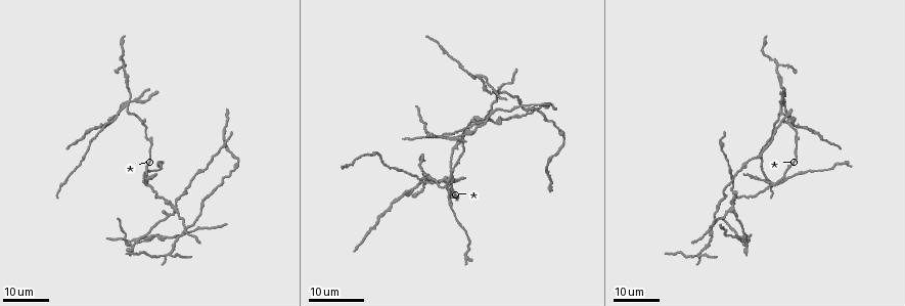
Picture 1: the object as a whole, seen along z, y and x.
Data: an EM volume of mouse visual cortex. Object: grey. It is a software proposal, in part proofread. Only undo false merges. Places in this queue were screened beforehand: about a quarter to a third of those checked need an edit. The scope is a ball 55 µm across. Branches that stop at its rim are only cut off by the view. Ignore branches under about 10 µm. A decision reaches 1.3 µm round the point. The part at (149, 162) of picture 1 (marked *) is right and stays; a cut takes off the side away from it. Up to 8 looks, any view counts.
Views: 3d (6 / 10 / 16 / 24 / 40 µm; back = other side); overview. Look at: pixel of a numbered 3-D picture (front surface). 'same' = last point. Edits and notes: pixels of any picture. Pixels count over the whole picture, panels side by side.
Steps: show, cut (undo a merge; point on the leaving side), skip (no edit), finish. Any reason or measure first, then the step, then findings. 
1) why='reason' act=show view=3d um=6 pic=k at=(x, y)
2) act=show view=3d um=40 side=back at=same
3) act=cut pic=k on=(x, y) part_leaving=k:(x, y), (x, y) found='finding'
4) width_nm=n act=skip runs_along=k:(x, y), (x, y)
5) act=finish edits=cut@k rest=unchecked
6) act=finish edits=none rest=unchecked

act=show view=3d um=24 pic=1 at=(450, 176)

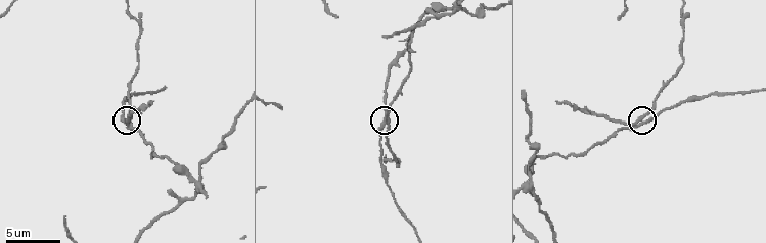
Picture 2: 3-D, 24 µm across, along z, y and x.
act=show view=3d um=6 pic=2 at=(384, 121)

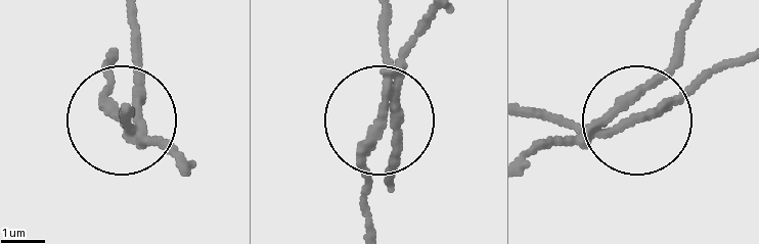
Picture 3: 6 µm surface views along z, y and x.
width_nm=210 act=cut pic=3 on=(110, 114) part_leaving=3:(130, 134), (108, 108), (108, 60) found='two cells meet here'

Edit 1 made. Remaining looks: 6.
why='calibre changes' act=show view=3d um=6 pic=2 at=(387, 159)

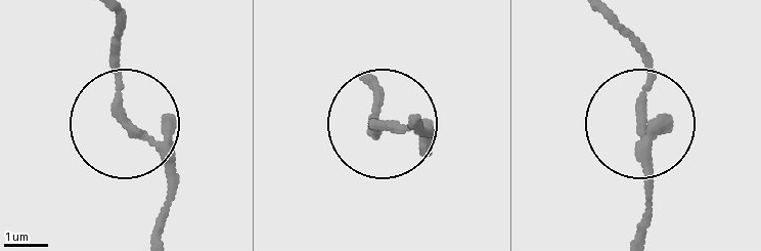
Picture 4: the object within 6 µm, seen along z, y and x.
width_nm=150 act=skip runs_along=4:(153, 228), (165, 173), (121, 107), (121, 11) found='one cell here'

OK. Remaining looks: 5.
why='arms part here' act=show view=3d um=6 pic=2 at=(531, 192)

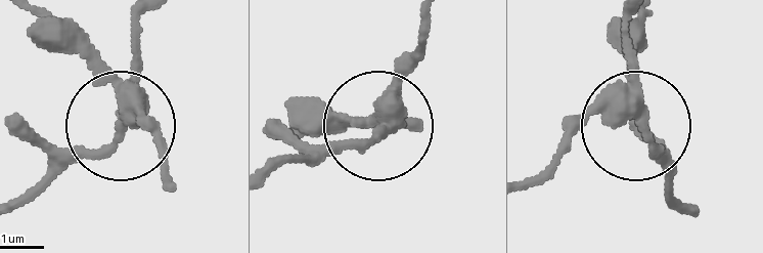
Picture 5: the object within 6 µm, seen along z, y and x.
act=show view=3d um=6 side=back pic=5 at=(638, 120)

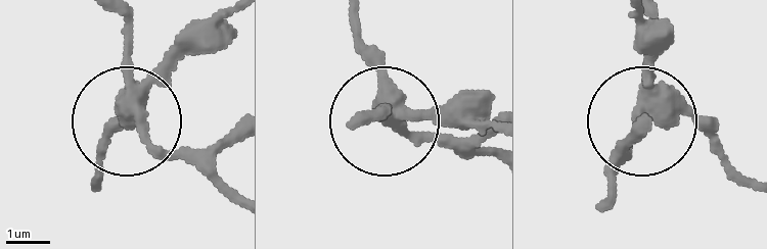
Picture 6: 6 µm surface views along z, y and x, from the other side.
arms=3 act=cut pic=6 on=(165, 157) found='two cells meet here'

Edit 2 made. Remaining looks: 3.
act=show view=overview

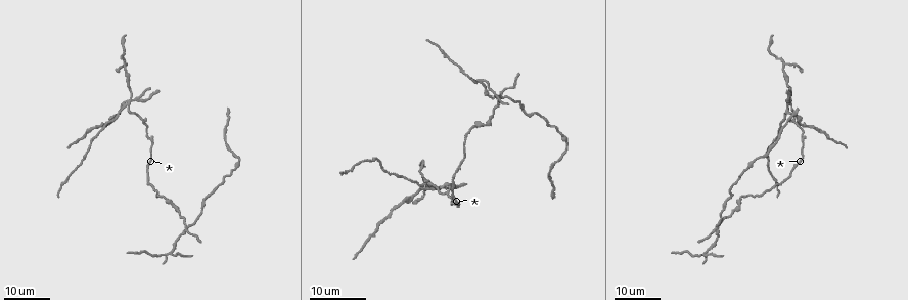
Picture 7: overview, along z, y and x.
why='looks like a crossing' act=show view=3d um=16 pic=7 at=(716, 228)

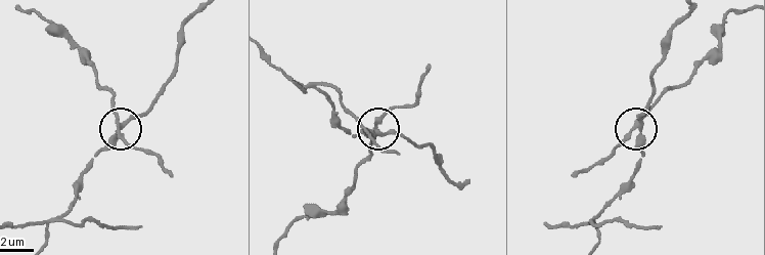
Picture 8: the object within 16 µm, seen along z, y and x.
act=show view=3d um=10 pic=8 at=(640, 124)

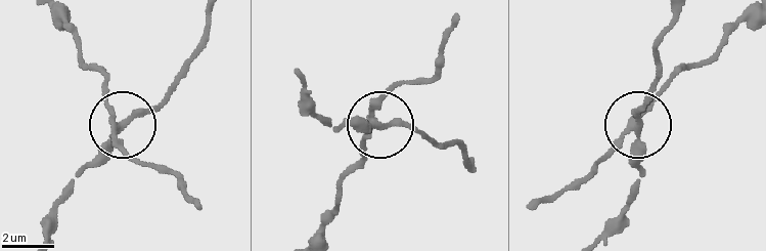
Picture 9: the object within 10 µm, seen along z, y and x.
act=cut pic=9 on=(102, 163) part_leaving=9:(117, 128), (161, 101), (195, 48), (207, 15) found='a second cell is stuck on'

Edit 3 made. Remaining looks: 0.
act=finish edits=cut@3,cut@6,cut@9 rest=unchecked

